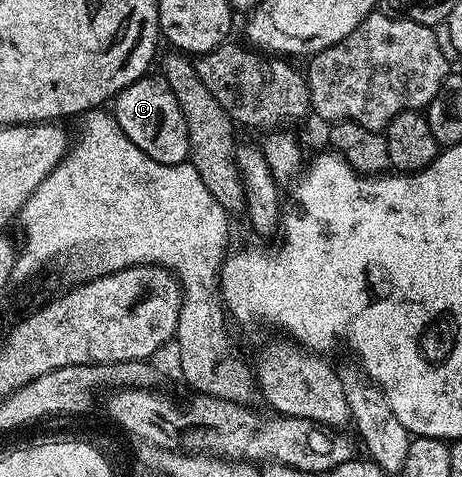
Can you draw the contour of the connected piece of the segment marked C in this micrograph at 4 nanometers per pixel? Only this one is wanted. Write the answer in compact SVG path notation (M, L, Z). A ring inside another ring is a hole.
M148 74L125 86L125 90L114 97L114 104L115 121L121 126L121 130L125 130L129 142L145 150L145 154L149 154L153 162L182 164L190 157L189 134L183 111L181 106L177 106L177 98L173 98L173 90L169 90L169 82L165 82L162 74Z

